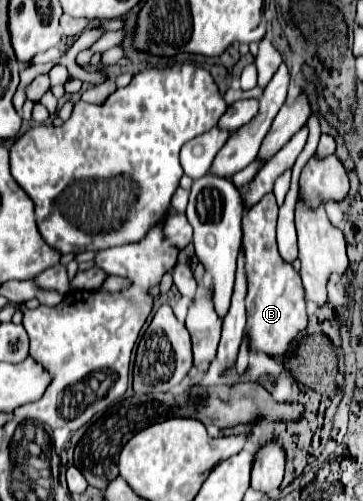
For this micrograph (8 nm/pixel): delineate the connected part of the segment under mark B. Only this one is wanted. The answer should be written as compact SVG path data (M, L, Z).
M267 193L243 217L243 251L247 263L247 333L251 347L267 355L285 355L293 341L307 329L305 297L299 273L281 259L275 241L277 203L275 195Z

